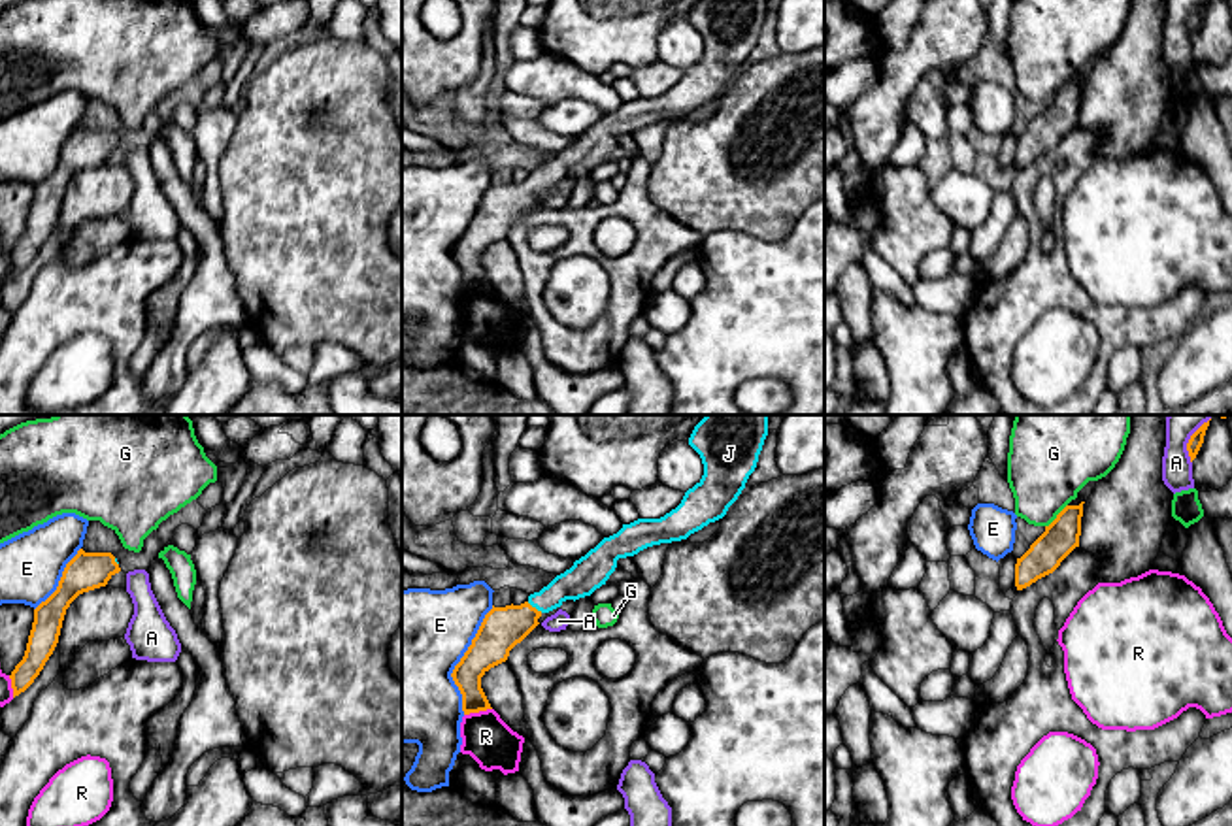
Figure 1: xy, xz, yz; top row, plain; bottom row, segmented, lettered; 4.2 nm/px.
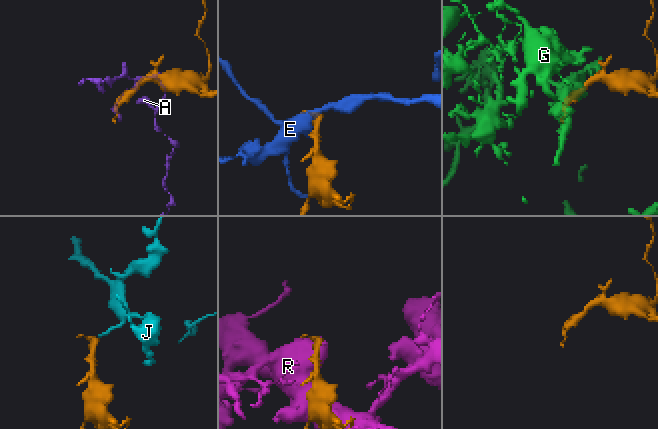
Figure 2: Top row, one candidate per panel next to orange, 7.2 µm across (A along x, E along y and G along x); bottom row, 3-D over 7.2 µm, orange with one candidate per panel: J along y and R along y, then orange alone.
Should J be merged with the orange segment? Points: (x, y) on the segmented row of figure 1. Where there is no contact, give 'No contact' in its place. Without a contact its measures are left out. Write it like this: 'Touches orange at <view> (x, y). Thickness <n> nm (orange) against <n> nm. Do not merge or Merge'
Touches orange at xz (534, 608). Thickness 180 nm (orange) against 150 nm. Merge

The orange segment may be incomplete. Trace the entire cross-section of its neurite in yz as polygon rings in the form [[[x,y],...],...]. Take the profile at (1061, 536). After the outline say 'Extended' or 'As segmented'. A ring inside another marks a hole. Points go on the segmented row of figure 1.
[[[1083,504],[1066,505],[1045,532],[1017,558],[1015,586],[1023,590],[1053,573],[1060,562],[1079,547]]]. As segmented

